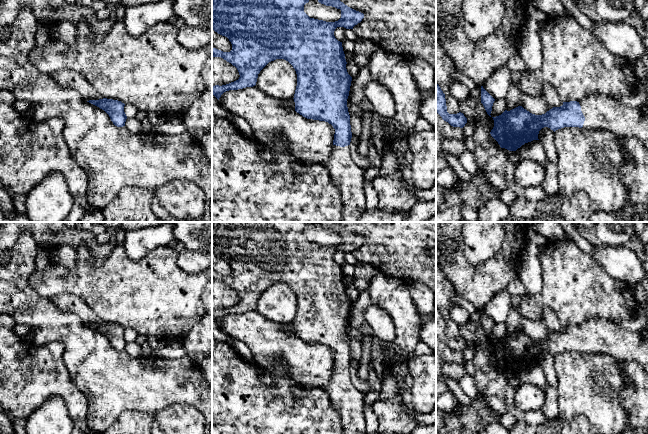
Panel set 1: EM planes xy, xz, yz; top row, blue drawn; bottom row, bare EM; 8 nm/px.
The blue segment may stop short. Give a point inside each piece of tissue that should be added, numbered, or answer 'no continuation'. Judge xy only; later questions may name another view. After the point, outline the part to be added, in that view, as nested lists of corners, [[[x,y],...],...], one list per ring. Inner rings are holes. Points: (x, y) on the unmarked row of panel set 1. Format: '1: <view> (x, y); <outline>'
1: xy (67, 302); [[[61,294],[50,298],[63,311],[76,314],[84,324],[99,324],[102,321],[79,297],[72,294]]]

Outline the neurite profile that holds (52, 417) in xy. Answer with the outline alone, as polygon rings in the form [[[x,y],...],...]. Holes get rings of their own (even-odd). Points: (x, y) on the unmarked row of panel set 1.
[[[51,397],[27,418],[26,434],[71,434],[73,421],[60,397]]]

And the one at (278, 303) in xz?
[[[276,283],[260,295],[255,310],[269,321],[280,324],[293,323],[297,298],[288,285]]]

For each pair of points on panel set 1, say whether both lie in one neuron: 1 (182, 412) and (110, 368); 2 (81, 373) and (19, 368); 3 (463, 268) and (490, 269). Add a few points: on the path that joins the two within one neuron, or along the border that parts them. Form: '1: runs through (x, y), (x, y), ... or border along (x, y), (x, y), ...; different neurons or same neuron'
1: border along (194, 407), (171, 404), (154, 416), (149, 414); different neurons
2: border along (63, 349), (63, 363), (70, 379), (82, 392); different neurons
3: runs through (470, 274), (483, 274); same neuron

